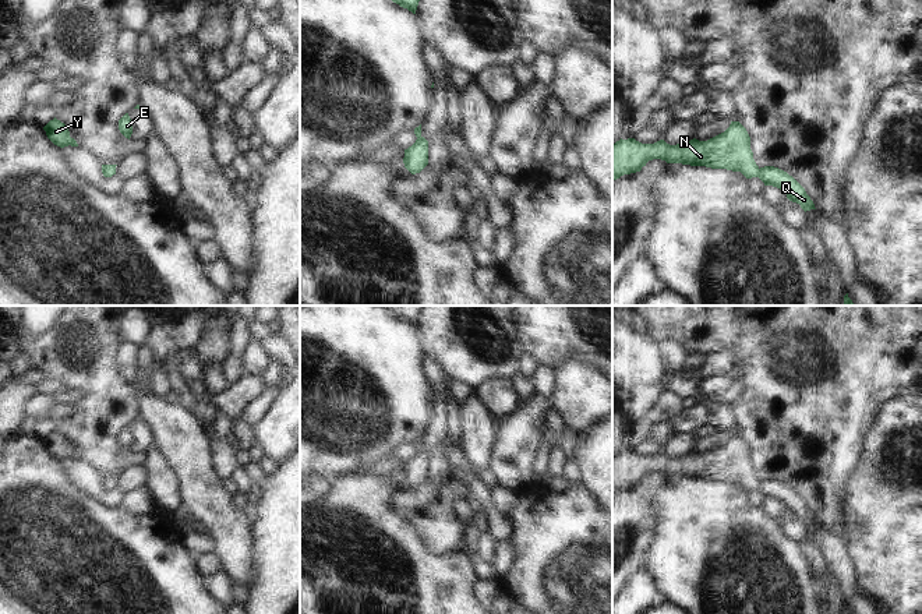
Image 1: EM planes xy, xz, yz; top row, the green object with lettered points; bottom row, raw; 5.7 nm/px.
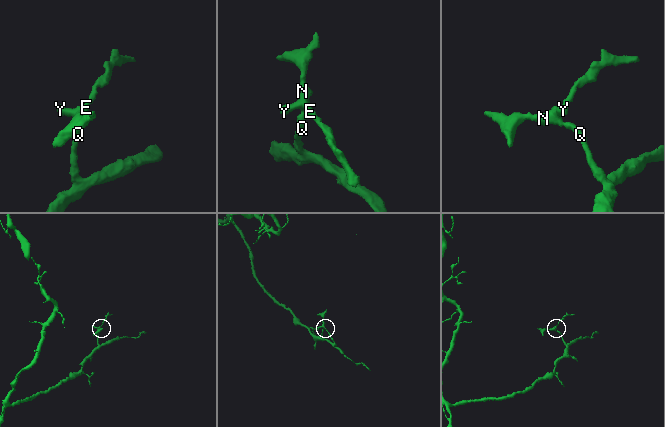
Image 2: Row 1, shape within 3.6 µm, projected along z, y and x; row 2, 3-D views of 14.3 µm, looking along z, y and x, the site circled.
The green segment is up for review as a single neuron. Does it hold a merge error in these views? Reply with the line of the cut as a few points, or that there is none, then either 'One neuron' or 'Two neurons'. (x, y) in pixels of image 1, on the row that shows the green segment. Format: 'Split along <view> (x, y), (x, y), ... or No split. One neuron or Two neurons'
No split. One neuron

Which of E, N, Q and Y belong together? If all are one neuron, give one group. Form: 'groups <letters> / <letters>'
groups E N Q Y

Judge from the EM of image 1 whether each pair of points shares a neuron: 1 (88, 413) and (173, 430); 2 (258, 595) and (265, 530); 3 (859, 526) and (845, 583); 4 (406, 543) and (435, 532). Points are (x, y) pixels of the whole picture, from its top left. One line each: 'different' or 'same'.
1: different
2: same
3: different
4: different

